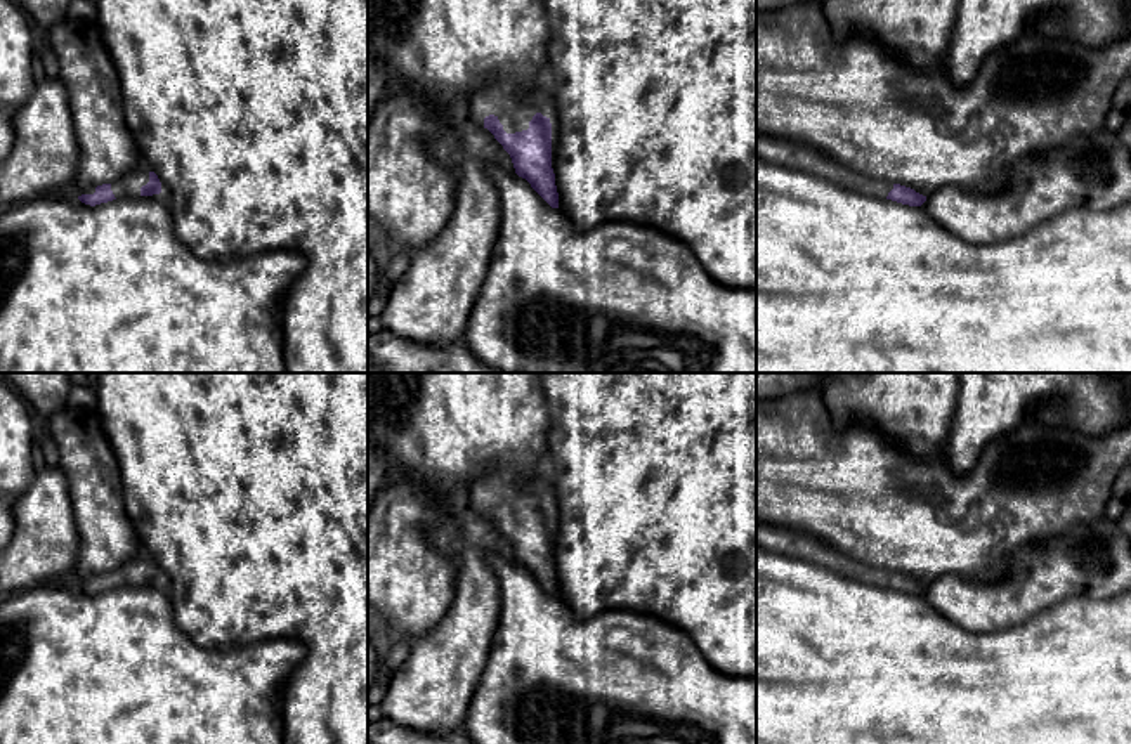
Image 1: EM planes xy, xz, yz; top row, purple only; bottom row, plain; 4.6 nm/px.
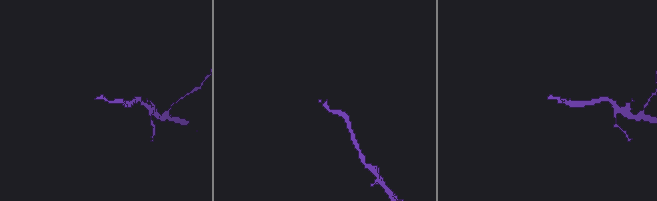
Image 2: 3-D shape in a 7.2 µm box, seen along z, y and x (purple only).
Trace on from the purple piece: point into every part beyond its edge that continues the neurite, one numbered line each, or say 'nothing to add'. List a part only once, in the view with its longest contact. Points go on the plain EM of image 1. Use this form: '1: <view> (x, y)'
1: xz (514, 500)

